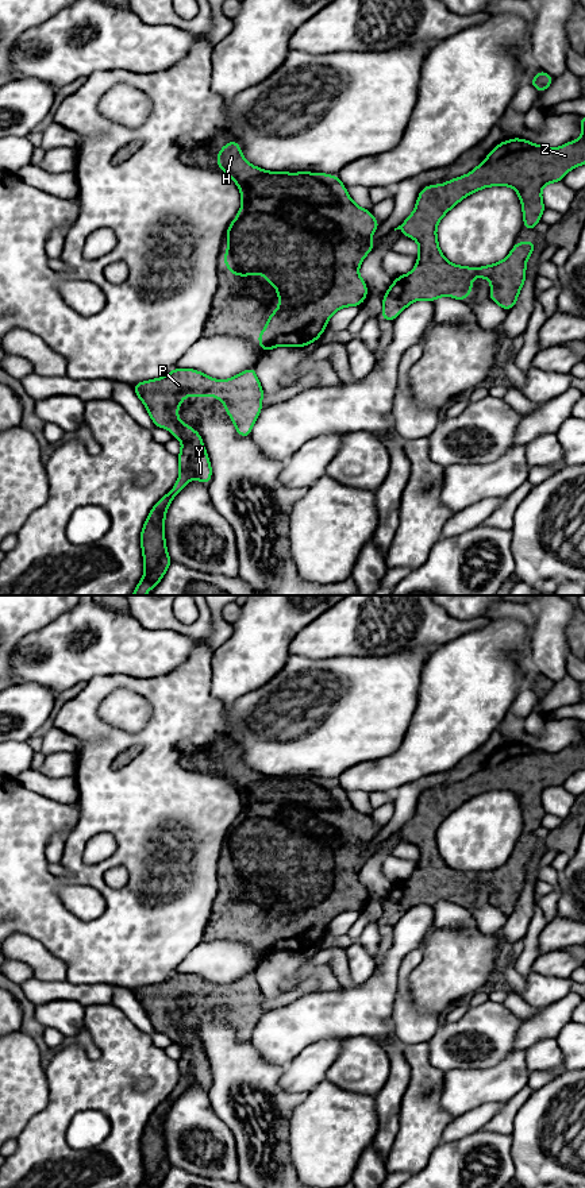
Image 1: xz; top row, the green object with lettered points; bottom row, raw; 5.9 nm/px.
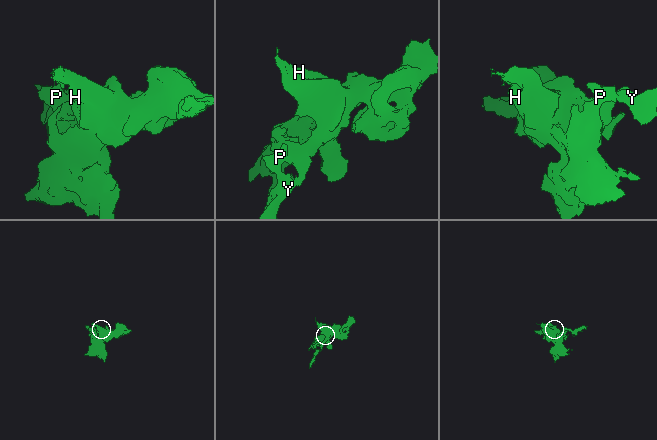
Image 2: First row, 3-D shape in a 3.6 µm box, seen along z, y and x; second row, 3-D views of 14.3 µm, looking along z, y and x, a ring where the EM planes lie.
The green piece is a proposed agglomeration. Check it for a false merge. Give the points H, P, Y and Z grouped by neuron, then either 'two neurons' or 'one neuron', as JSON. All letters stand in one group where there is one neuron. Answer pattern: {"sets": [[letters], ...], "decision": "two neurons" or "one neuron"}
{"sets": [["H", "P", "Y", "Z"]], "decision": "one neuron"}

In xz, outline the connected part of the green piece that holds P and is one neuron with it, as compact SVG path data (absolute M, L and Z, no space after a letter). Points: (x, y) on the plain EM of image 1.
M251 971L246 976L218 986L192 973L173 973L168 980L132 990L145 1008L157 1033L169 1033L173 1042L182 1046L178 1058L180 1080L172 1095L149 1118L141 1137L145 1179L139 1188L159 1188L172 1169L165 1148L165 1120L174 1102L195 1081L208 1089L212 1072L199 1035L182 1029L177 1021L182 1004L188 1000L216 1002L231 1022L239 1041L249 1042L262 1015L263 994Z

